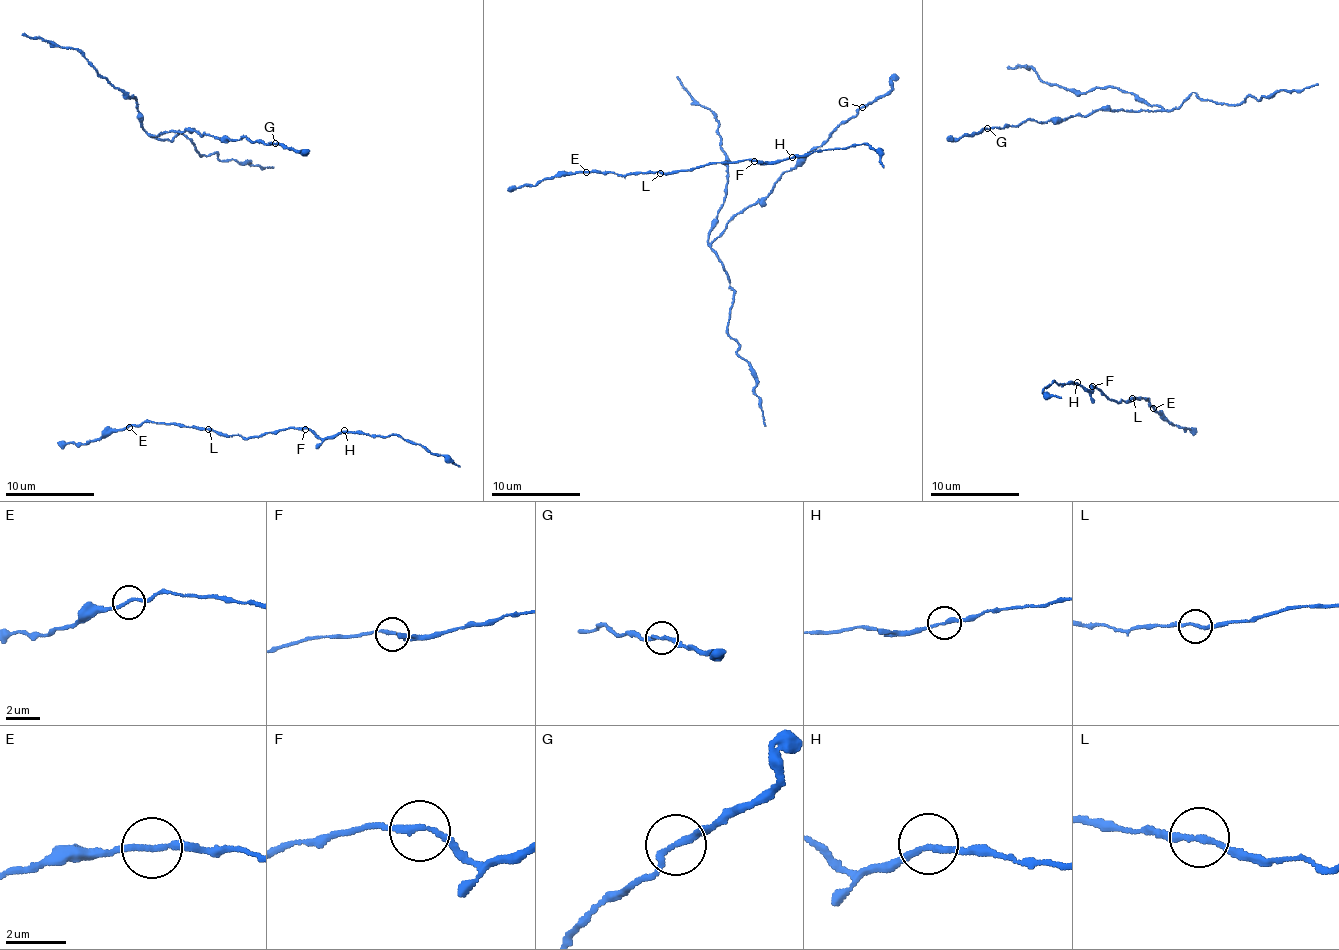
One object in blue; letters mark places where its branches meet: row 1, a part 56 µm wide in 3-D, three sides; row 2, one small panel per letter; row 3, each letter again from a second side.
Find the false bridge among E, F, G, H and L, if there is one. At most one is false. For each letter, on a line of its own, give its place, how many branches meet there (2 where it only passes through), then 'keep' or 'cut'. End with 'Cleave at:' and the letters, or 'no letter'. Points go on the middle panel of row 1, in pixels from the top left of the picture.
E: (586, 172) | 2 | keep
F: (754, 161) | 2 | keep
G: (862, 107) | 2 | keep
H: (792, 157) | 2 | keep
L: (660, 173) | 2 | keep
Cleave at: no letter

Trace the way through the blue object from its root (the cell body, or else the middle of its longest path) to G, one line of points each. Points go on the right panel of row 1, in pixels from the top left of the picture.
G: (974, 136), (987, 128)

